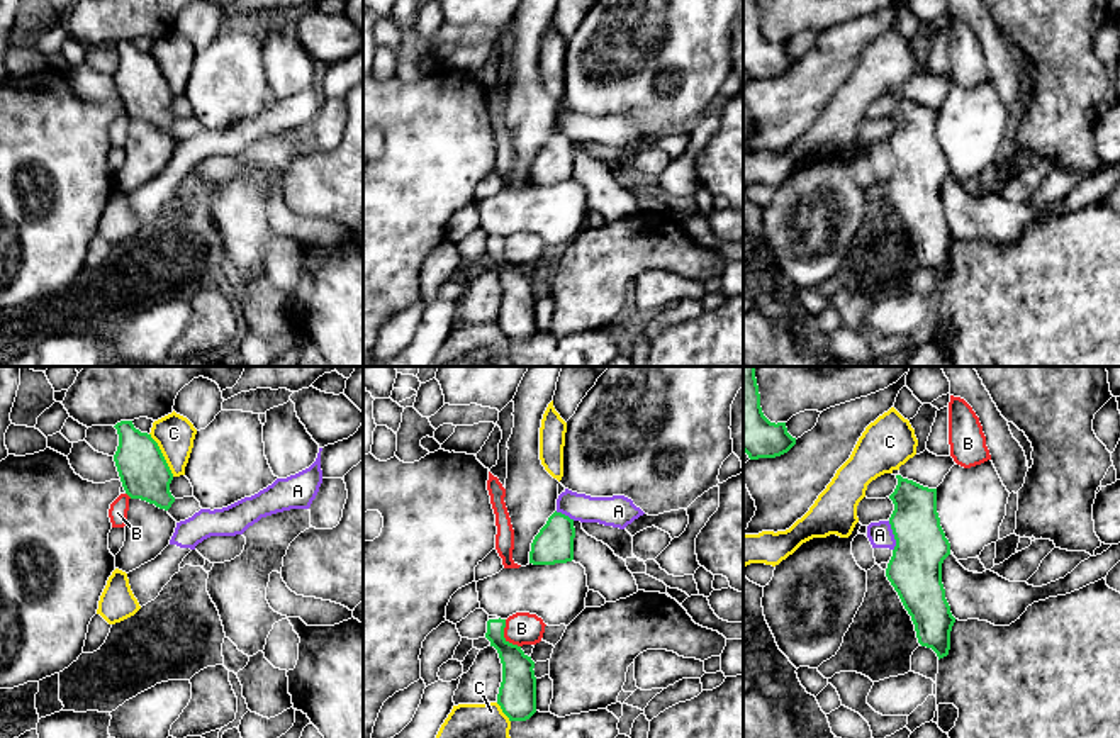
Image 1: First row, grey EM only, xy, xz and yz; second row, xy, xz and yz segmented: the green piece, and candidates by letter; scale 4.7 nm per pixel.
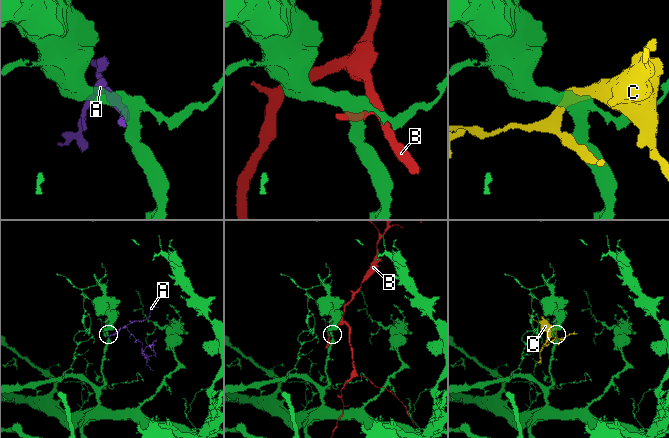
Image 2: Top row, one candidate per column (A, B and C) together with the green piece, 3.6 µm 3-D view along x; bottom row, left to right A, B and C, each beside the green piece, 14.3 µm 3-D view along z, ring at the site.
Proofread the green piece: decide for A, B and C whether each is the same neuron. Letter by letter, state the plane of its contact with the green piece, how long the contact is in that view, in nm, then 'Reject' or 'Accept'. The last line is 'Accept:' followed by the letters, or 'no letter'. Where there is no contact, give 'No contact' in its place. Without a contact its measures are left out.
A: Touches green in yz. Shared border 150 nm. Accept
B: Touches green in xz. Shared border 150 nm. Reject
C: Touches green in xy. Shared border 240 nm. Reject
Accept: A

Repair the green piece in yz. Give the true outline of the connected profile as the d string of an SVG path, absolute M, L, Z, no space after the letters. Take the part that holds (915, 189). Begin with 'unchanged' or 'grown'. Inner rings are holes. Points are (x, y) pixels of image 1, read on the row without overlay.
grown; M896 95L896 98L898 105L889 115L894 131L888 141L871 143L867 158L872 168L889 168L893 171L886 197L911 236L918 263L932 268L940 280L949 275L950 251L955 243L942 204L942 183L950 175L950 163L940 146L937 109L923 107L901 95Z

